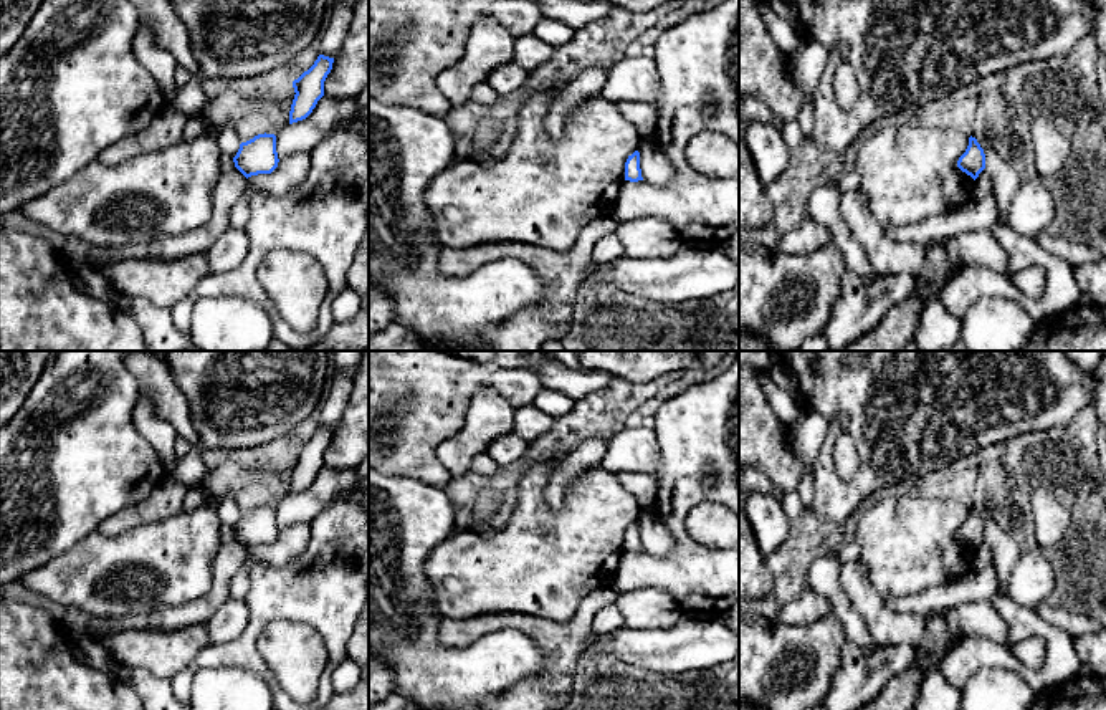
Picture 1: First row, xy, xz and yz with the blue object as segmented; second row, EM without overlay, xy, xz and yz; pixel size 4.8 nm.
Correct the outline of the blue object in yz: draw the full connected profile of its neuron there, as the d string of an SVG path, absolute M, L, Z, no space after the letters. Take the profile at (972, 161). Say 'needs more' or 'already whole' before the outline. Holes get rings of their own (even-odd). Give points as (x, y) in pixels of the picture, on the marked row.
already whole | M969 137L965 152L959 157L957 167L974 180L985 169L985 154L975 137Z

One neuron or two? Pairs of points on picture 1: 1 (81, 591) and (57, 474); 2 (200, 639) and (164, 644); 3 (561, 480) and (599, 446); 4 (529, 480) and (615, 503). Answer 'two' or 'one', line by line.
1: two
2: one
3: one
4: one

